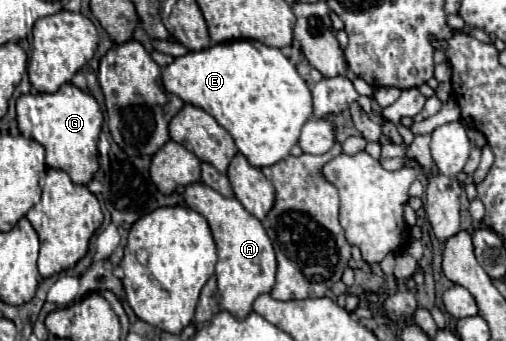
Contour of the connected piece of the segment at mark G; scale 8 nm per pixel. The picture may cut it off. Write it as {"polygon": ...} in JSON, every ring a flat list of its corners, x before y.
{"polygon":[[65,83,57,93,29,93,17,99,19,131,27,139,35,139,45,147,45,163,63,169,77,185,87,185,99,169,97,143,103,113,95,97,81,91,73,83]]}

